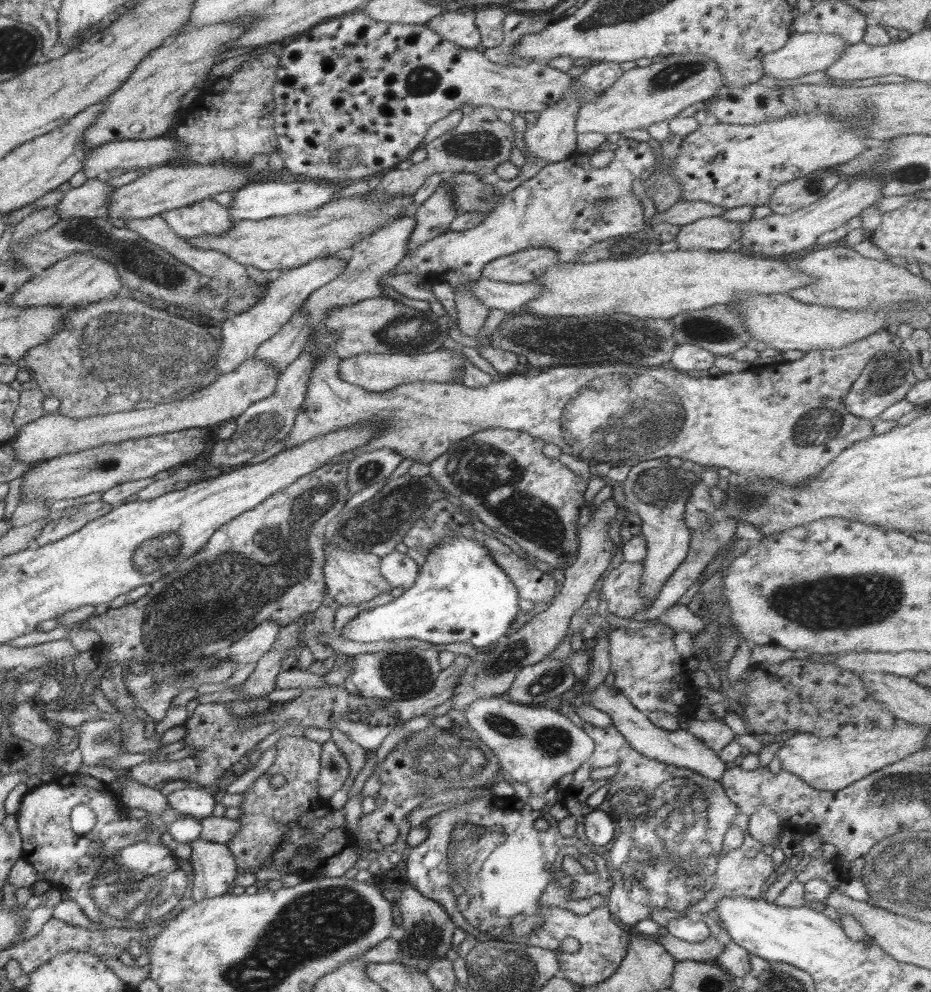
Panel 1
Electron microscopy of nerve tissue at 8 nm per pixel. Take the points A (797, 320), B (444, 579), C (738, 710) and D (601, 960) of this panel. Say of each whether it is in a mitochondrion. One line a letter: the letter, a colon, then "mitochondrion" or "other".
A: other
B: other
C: other
D: other

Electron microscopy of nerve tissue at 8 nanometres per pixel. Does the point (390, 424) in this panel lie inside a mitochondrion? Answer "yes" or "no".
no

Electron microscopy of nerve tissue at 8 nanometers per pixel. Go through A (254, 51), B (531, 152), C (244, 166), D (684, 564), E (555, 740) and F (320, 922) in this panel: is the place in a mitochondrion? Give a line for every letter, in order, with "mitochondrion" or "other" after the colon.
A: other
B: other
C: other
D: other
E: mitochondrion
F: mitochondrion

